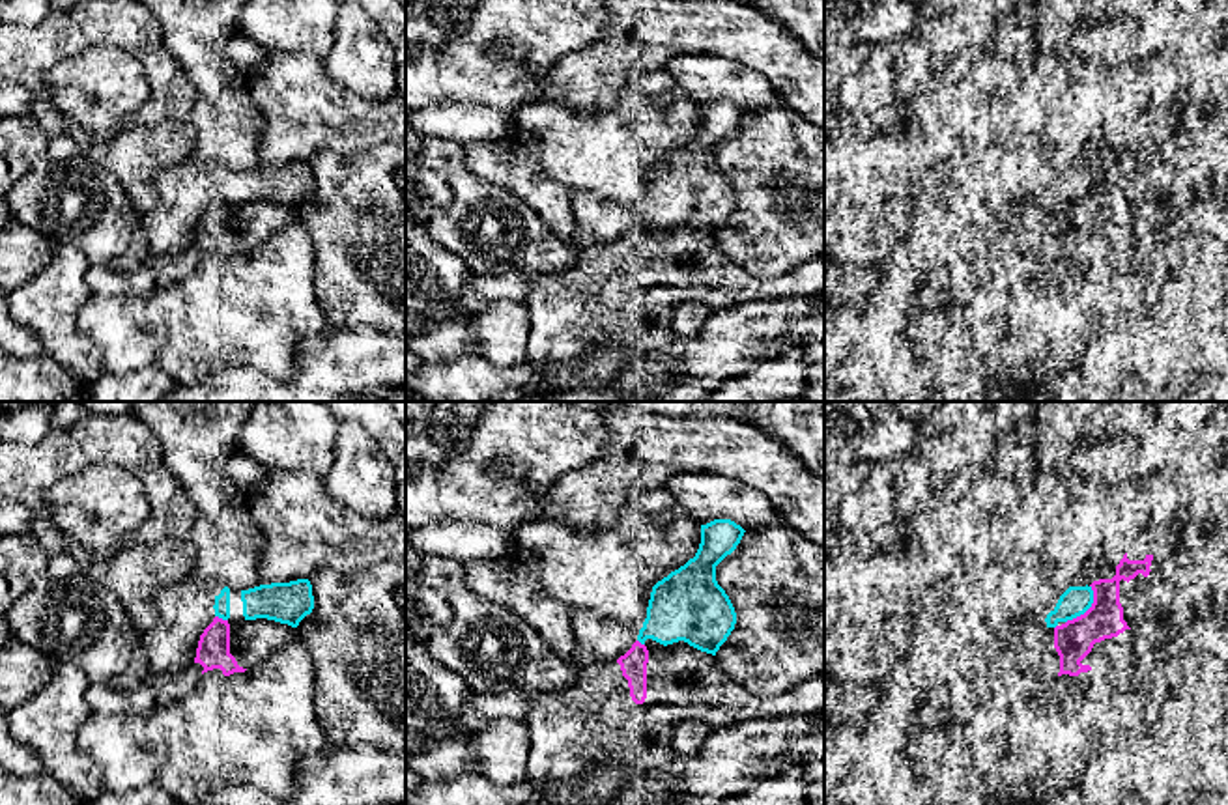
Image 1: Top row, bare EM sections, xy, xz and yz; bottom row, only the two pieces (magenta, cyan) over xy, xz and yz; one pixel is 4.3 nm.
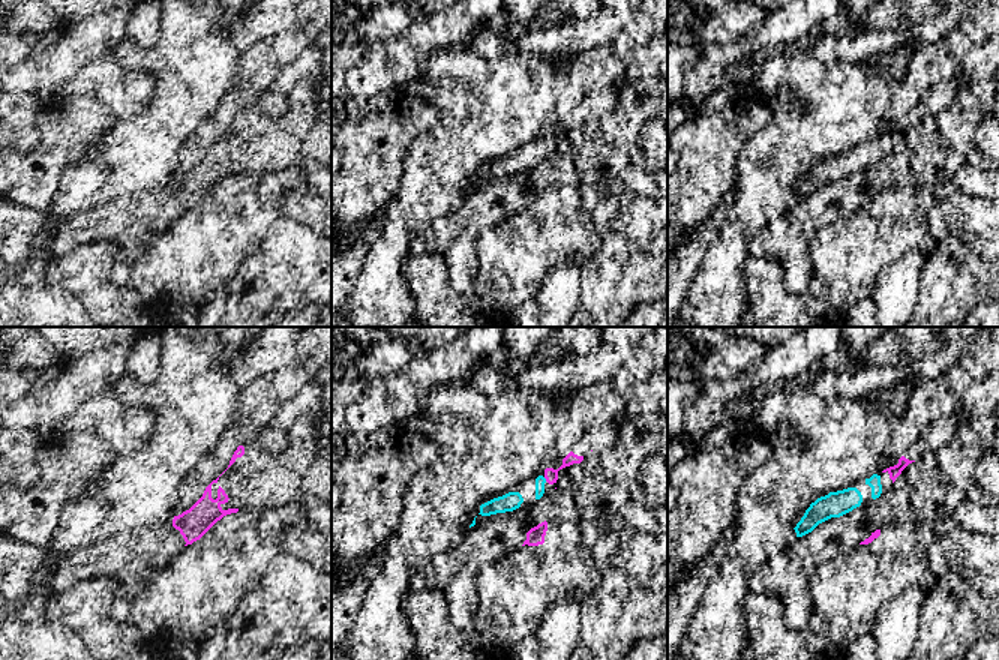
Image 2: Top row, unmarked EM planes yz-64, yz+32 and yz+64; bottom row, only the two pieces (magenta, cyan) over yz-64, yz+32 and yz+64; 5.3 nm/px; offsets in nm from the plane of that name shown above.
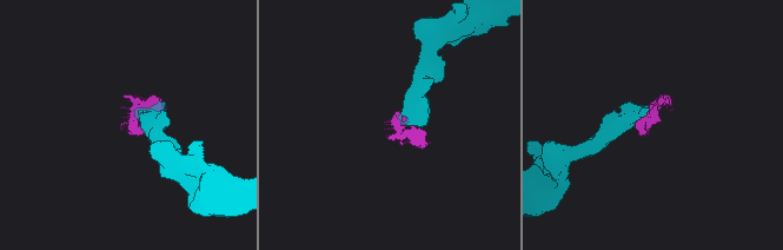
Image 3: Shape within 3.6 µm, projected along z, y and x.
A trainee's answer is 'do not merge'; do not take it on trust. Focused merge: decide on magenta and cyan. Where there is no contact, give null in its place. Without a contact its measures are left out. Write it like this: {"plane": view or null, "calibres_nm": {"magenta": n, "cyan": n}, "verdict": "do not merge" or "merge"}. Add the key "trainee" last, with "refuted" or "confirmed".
{"plane": "yz", "calibres_nm": {"magenta": 170, "cyan": 120}, "verdict": "merge", "trainee": "refuted"}

